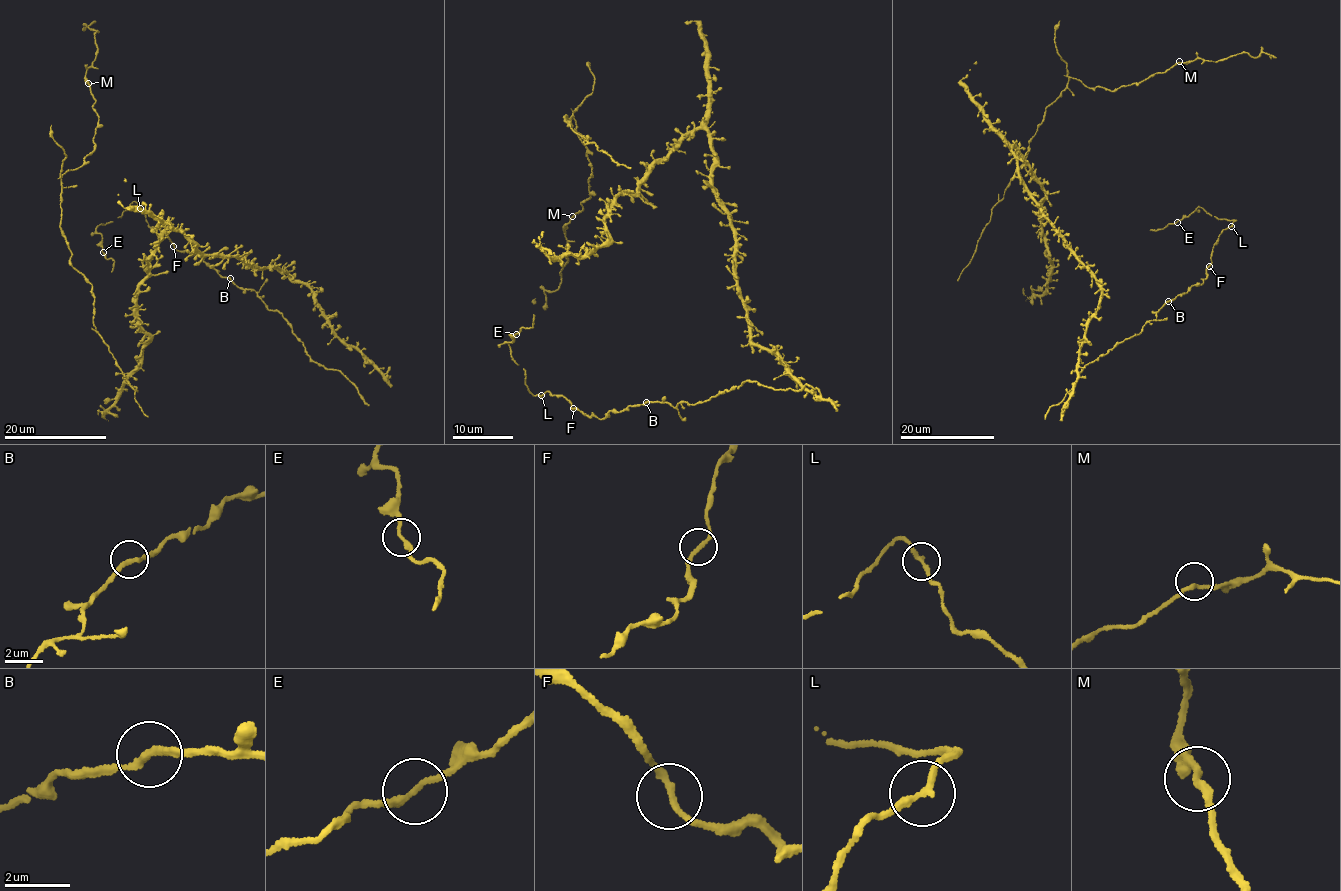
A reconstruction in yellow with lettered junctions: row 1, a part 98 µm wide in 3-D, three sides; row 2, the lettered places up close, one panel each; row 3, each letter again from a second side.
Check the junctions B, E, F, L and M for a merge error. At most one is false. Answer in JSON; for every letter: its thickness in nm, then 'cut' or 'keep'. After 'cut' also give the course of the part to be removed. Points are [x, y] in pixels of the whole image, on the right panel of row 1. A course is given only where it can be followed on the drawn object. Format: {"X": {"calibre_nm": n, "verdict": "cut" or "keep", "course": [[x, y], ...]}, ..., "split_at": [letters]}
{"B": {"calibre_nm": 200, "verdict": "keep"}, "E": {"calibre_nm": 200, "verdict": "keep"}, "F": {"calibre_nm": 200, "verdict": "keep"}, "L": {"calibre_nm": 200, "verdict": "keep"}, "M": {"calibre_nm": 200, "verdict": "keep"}, "split_at": []}

